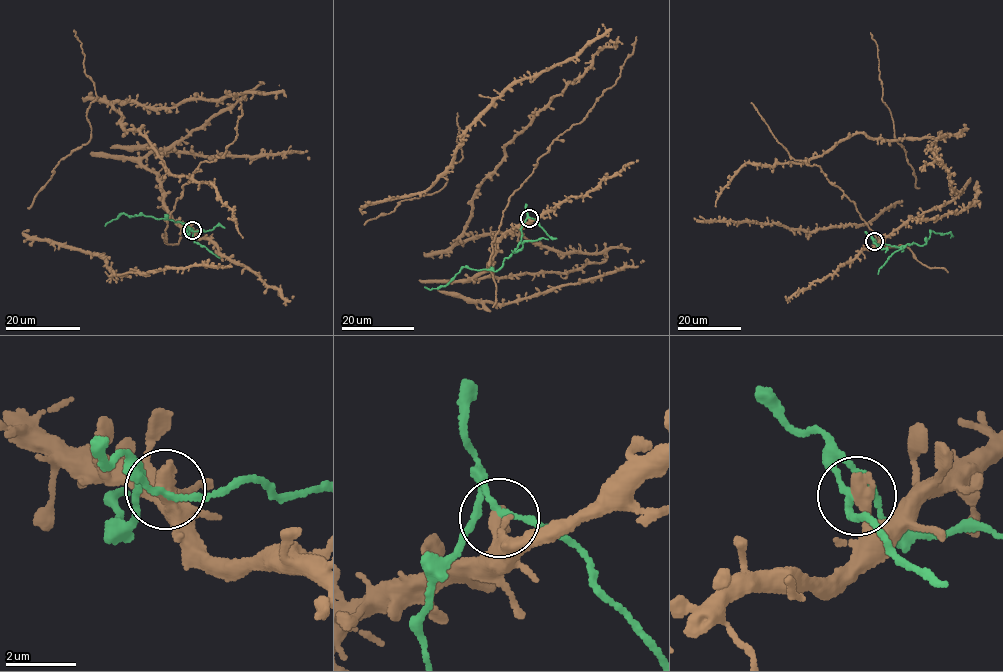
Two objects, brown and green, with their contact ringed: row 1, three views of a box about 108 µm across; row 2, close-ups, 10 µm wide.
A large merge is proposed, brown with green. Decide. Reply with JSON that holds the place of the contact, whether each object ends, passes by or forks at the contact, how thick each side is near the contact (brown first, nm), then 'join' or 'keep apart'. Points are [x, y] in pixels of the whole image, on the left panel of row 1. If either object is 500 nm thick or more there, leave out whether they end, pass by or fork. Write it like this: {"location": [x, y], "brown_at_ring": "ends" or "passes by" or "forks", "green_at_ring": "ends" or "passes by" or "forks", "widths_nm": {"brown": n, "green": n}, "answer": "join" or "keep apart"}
{"location": [192, 230], "widths_nm": {"brown": 500, "green": 150}, "answer": "keep apart"}

